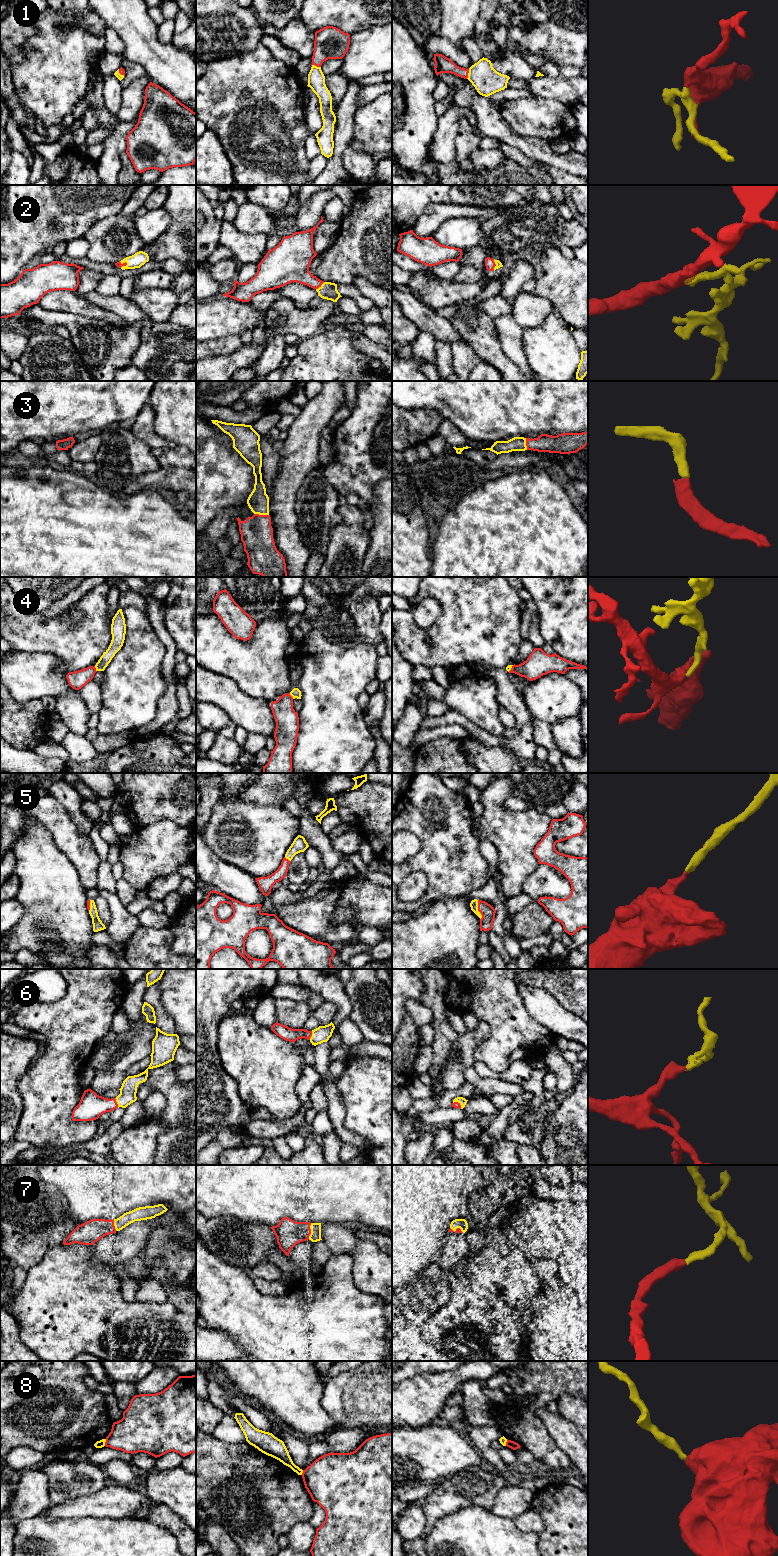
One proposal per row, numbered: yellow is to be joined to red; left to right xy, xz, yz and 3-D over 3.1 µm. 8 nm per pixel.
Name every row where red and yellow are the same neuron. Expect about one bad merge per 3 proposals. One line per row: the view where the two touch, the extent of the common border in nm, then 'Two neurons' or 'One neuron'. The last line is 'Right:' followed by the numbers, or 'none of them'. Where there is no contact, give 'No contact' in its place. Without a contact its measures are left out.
1: Touches red in yz. Shared border 80 nm. One neuron
2: Touches red in xz. Shared border 90 nm. One neuron
3: Touches red in xz. Shared border 120 nm. One neuron
4: Touches red in xz. Shared border 60 nm. Two neurons
5: Touches red in yz. Shared border 160 nm. One neuron
6: Touches red in xy. Shared border 90 nm. One neuron
7: Touches red in xz. Shared border 130 nm. One neuron
8: Touches red in xy. Shared border 60 nm. Two neurons
Right: 1, 2, 3, 5, 6, 7

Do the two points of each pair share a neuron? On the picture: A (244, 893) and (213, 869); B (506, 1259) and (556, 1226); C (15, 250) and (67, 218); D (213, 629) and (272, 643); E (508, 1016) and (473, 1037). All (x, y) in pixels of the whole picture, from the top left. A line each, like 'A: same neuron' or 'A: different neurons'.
A: same neuron
B: different neurons
C: same neuron
D: same neuron
E: different neurons

